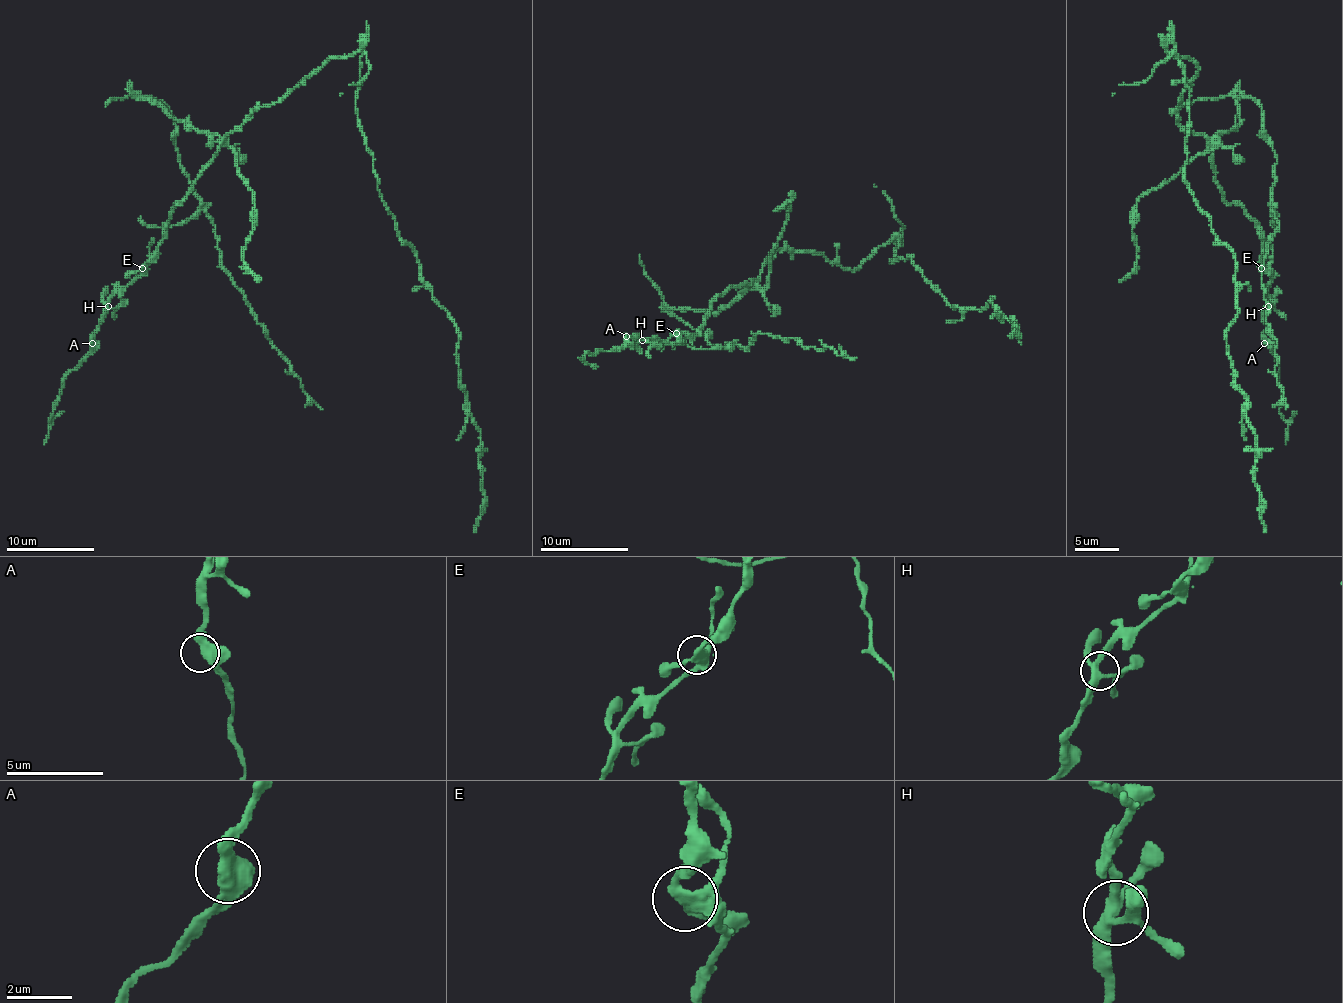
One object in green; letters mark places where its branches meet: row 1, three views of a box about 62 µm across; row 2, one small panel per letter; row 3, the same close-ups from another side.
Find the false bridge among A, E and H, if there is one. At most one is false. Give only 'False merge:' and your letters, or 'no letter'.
False merge: E

